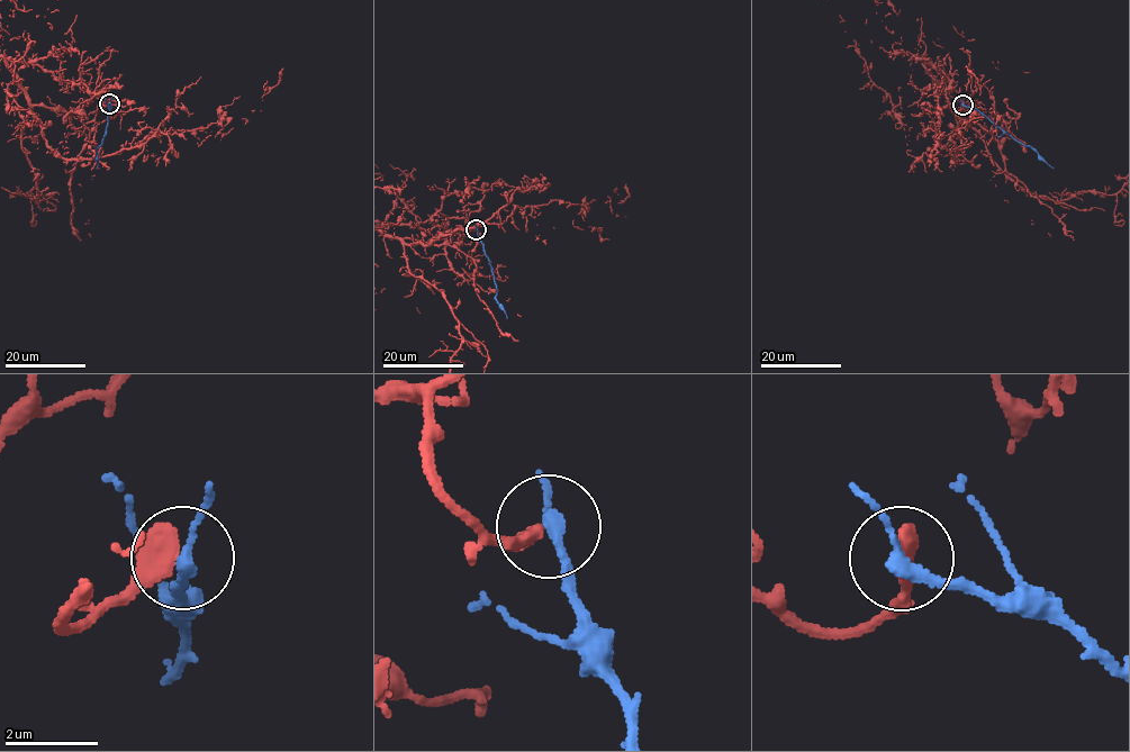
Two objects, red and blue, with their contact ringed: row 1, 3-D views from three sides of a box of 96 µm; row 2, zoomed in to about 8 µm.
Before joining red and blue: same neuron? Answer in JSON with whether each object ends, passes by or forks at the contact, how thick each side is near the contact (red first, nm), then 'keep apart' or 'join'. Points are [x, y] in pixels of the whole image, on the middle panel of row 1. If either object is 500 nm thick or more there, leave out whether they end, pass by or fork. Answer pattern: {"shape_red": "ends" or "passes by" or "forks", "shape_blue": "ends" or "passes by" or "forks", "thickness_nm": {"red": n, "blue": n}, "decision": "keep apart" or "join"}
{"shape_red": "ends", "shape_blue": "passes by", "thickness_nm": {"red": 480, "blue": 240}, "decision": "keep apart"}

